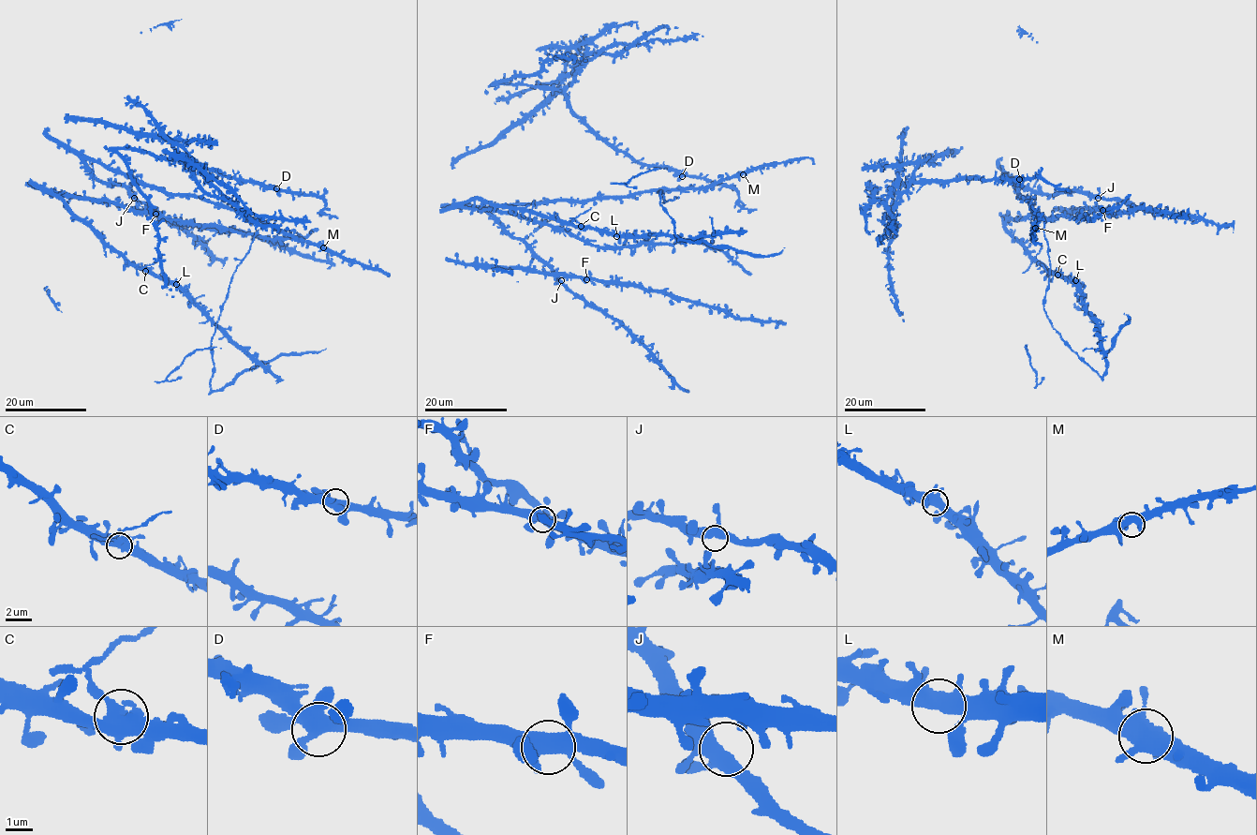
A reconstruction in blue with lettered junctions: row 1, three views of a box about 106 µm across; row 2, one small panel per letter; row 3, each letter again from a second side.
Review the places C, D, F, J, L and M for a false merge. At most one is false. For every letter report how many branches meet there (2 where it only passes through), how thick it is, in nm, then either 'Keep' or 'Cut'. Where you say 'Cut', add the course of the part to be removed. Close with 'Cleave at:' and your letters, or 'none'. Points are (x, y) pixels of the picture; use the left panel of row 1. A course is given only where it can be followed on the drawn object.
C: Branches: 5. Thickness 500 nm. Cut. Course of the part to remove: (145, 270), (142, 269), (161, 260)
D: Branches: 5. Thickness 480 nm. Keep
F: Branches: 5. Thickness 480 nm. Keep
J: Branches: 5. Thickness 440 nm. Keep
L: Branches: 5. Thickness 480 nm. Keep
M: Branches: 5. Thickness 500 nm. Keep
Cleave at: C

